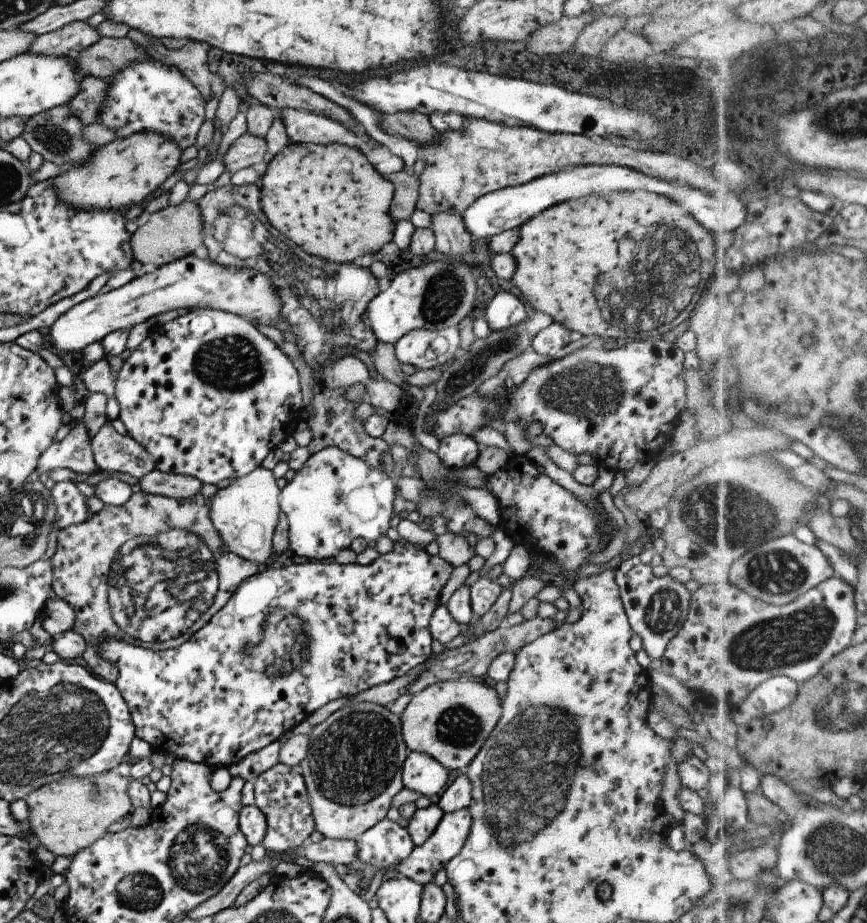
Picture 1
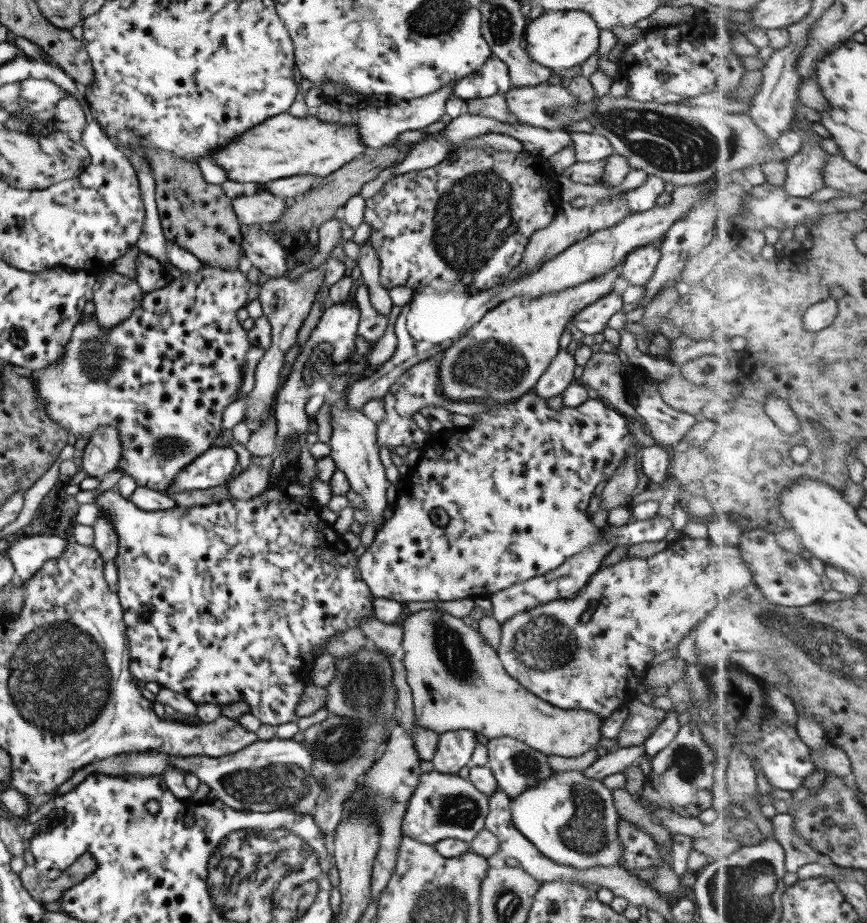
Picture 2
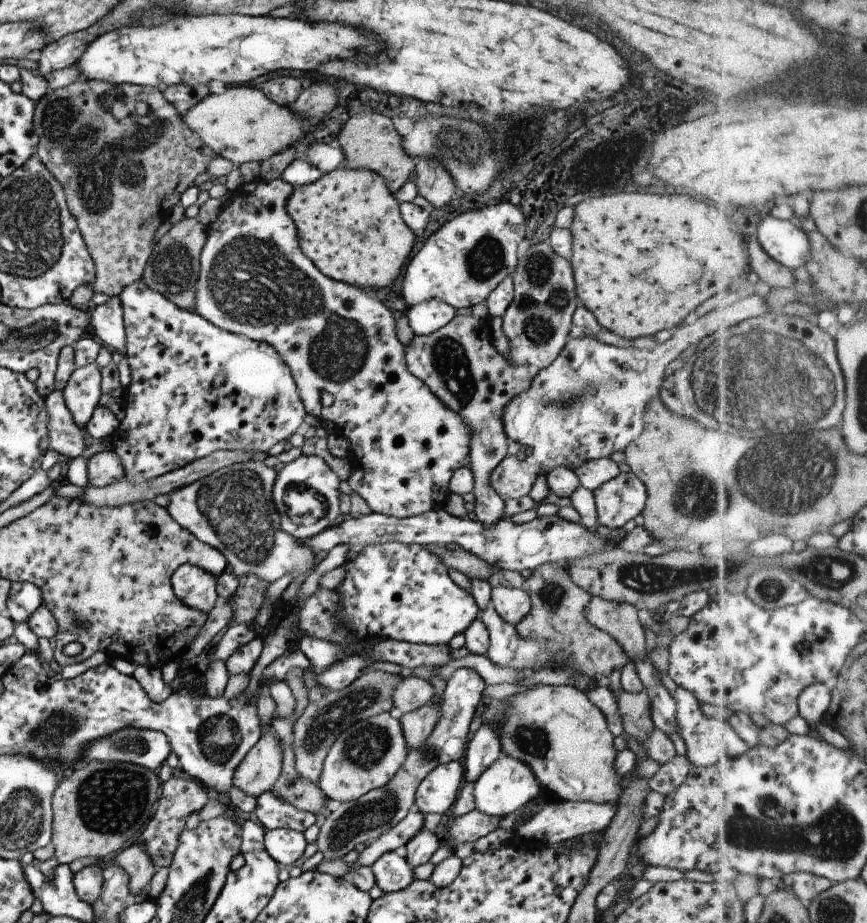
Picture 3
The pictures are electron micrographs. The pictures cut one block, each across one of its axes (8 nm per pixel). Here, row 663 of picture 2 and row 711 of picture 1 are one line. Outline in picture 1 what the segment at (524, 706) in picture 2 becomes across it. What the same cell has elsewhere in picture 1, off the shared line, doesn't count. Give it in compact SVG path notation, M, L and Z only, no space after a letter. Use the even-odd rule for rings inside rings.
M473 679L437 682L413 695L401 712L402 742L409 752L431 756L448 772L465 770L498 722L500 702L494 688L477 684Z

